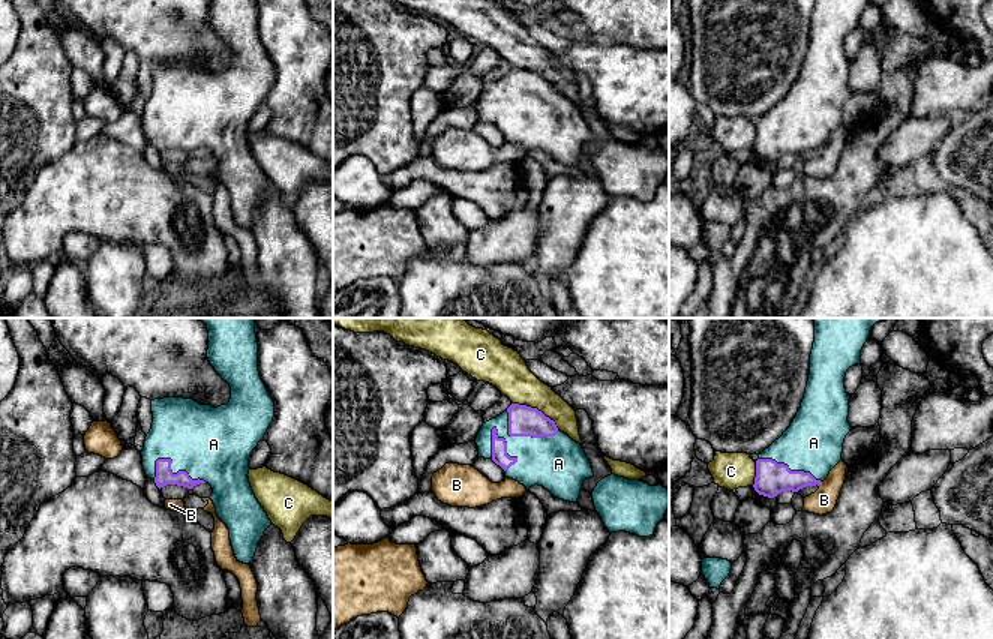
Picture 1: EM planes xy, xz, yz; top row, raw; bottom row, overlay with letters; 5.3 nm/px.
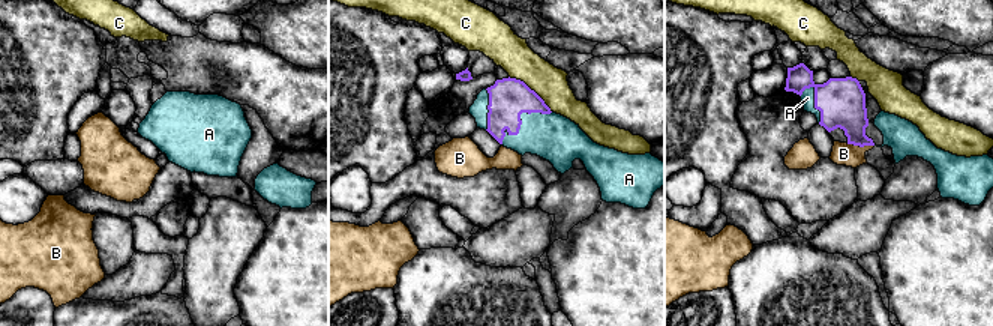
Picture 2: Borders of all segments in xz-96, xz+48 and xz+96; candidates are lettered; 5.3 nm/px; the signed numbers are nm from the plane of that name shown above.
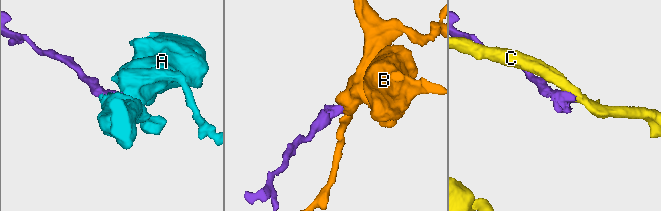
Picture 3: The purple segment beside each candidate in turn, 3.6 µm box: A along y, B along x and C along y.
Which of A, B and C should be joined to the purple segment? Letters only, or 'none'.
A

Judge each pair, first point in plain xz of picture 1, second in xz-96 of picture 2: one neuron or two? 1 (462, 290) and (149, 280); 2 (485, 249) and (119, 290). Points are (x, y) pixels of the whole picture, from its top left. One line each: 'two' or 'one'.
1: two
2: one

